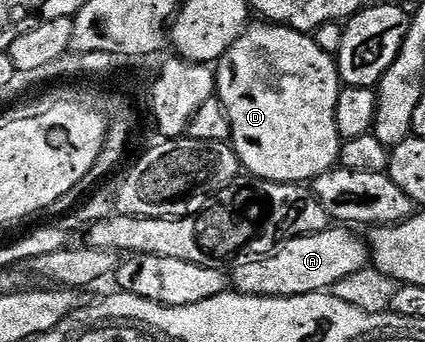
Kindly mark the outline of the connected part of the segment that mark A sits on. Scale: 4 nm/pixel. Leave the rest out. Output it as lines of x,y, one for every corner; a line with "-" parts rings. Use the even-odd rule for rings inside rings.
331,226
323,232
297,236
278,245
269,256
243,260
232,268
233,291
243,296
303,296
333,289
340,278
367,267
368,252
346,226

